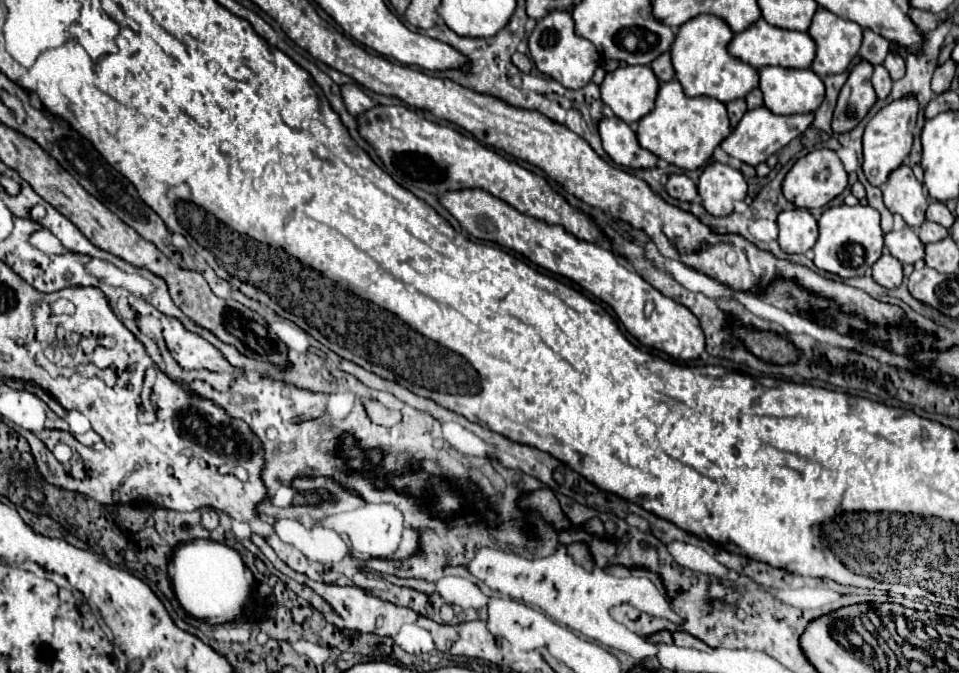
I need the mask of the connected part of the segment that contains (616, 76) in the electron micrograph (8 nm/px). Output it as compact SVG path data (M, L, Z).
M618 67L608 73L600 85L602 101L624 123L640 121L654 109L654 101L660 89L660 81L652 67Z

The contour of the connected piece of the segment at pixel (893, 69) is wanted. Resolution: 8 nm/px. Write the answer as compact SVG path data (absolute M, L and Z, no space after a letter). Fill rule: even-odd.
M888 53L886 61L884 61L884 67L888 69L888 73L890 73L890 77L892 77L894 81L896 81L896 79L902 79L902 73L906 71L904 59L902 59L900 55L896 55L896 53Z

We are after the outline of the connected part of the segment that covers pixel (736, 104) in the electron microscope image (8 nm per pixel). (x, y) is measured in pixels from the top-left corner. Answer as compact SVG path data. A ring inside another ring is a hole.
M738 99L738 101L730 101L730 103L726 103L726 109L728 109L728 115L730 115L730 125L732 125L732 127L736 127L736 125L740 123L740 119L744 117L744 113L748 111L744 99Z

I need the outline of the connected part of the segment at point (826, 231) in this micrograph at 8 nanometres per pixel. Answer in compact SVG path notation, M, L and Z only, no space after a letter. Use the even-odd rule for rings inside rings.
M868 205L830 207L822 213L818 221L818 229L820 229L820 237L812 251L814 251L814 265L822 271L834 273L844 279L860 277L882 255L884 233L880 227L880 213Z

